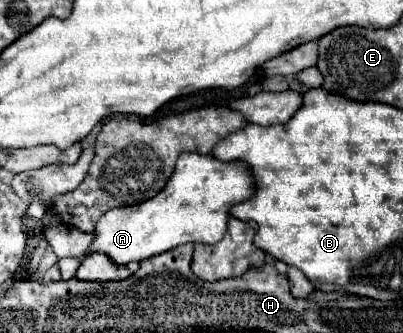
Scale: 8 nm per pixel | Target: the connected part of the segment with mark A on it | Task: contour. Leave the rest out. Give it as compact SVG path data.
M181 154L169 184L155 198L135 206L113 208L101 216L85 254L103 252L115 264L127 266L133 260L147 260L179 244L215 244L225 236L231 206L253 196L253 174L249 172L245 164L221 162L209 154Z

